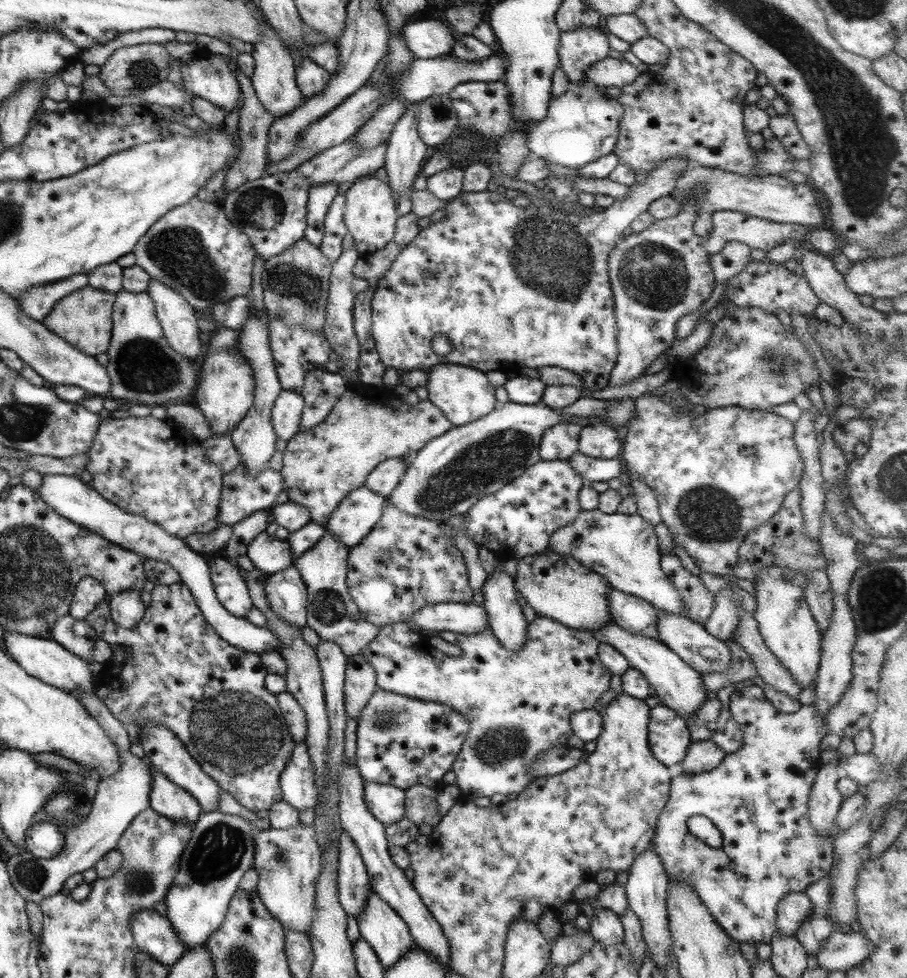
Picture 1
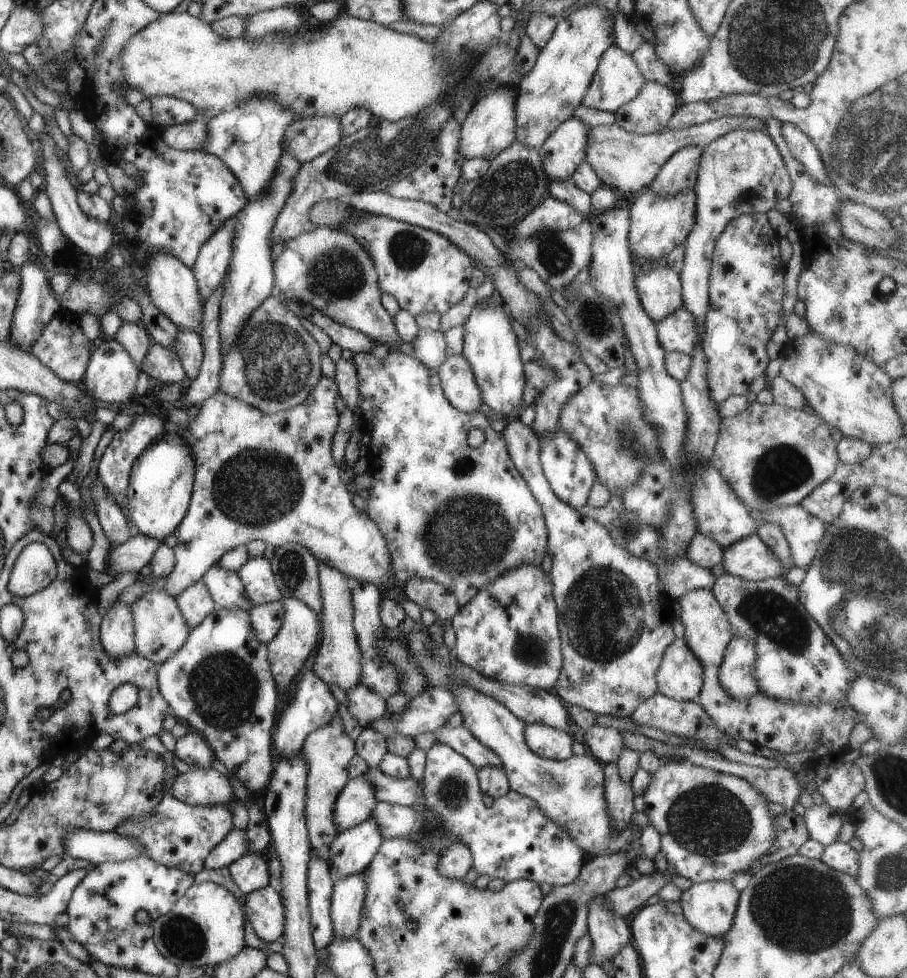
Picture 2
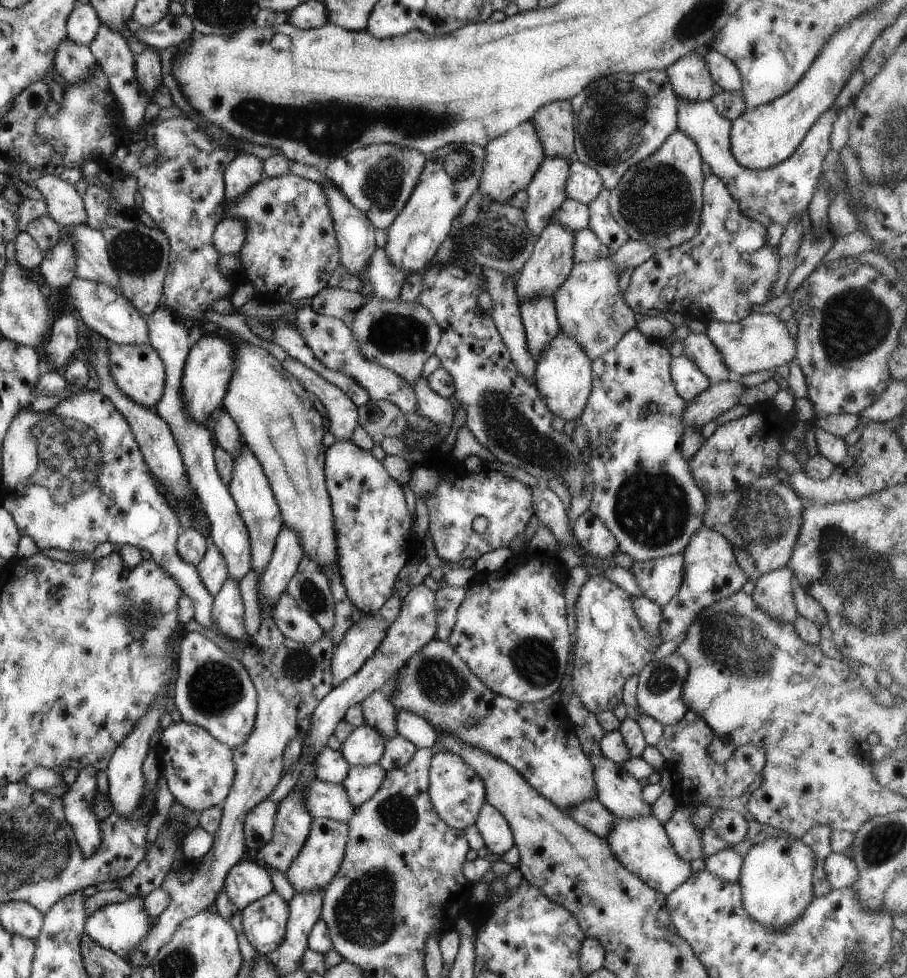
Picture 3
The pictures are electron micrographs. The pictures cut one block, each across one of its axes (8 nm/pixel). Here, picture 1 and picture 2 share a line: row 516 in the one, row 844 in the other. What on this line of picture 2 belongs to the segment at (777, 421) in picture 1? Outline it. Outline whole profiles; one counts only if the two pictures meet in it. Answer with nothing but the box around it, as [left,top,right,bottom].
[642,760,775,883]

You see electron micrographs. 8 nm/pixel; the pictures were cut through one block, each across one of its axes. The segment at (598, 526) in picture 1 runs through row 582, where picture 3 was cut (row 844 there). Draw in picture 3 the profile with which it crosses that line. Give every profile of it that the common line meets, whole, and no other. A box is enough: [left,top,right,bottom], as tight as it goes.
[605,815,692,894]

